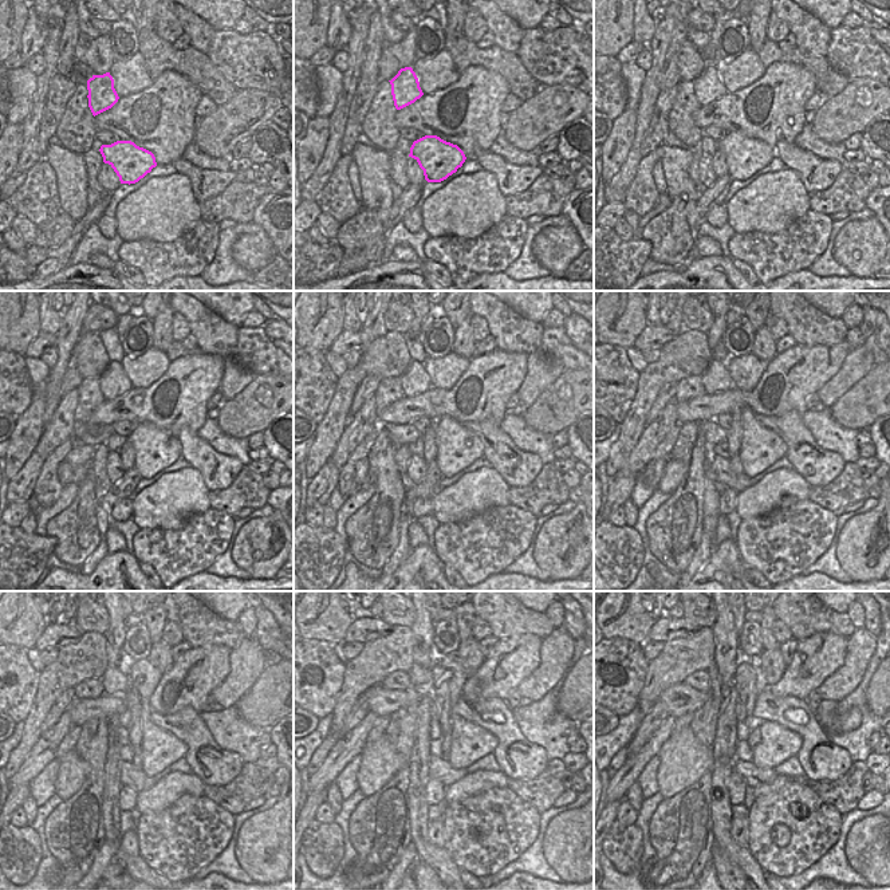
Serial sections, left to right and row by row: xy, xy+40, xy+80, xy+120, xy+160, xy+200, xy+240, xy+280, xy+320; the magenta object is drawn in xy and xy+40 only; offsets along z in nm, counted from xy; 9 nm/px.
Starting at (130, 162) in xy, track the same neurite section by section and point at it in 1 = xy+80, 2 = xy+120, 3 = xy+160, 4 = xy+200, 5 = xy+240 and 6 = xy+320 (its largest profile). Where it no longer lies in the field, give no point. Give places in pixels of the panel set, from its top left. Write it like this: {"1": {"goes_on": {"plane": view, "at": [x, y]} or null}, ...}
{"1": {"goes_on": {"plane": "xy+80", "at": [744, 157]}}, "2": {"goes_on": {"plane": "xy+120", "at": [156, 449]}}, "3": {"goes_on": {"plane": "xy+160", "at": [457, 448]}}, "4": {"goes_on": {"plane": "xy+200", "at": [760, 448]}}, "5": {"goes_on": {"plane": "xy+240", "at": [160, 748]}}, "6": {"goes_on": {"plane": "xy+320", "at": [778, 744]}}}

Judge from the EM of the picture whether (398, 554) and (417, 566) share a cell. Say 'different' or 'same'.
different

